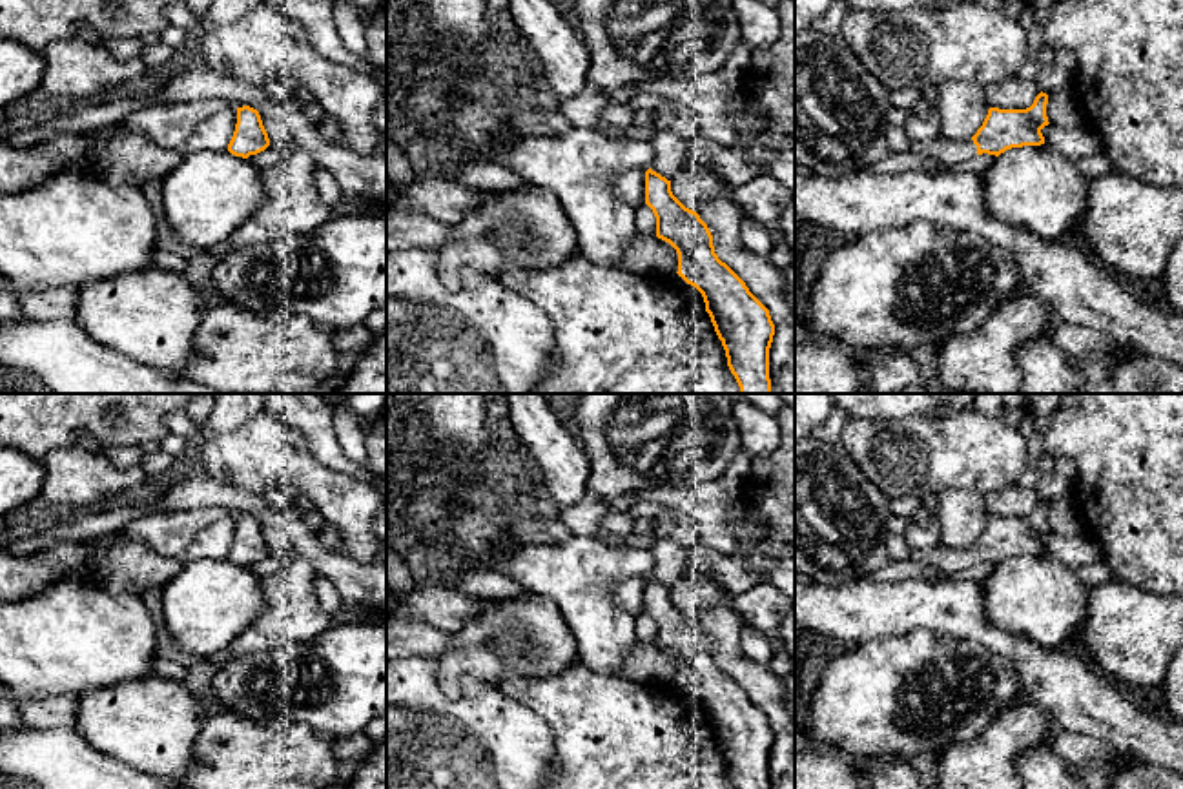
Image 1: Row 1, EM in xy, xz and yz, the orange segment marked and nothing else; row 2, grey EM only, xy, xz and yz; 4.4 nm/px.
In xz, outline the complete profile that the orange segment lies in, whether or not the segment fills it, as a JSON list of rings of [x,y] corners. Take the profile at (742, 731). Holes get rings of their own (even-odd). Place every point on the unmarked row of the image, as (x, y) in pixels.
[[[645,579],[645,612],[656,625],[656,645],[678,661],[678,683],[694,694],[705,711],[715,740],[736,789],[771,789],[769,756],[775,733],[769,718],[746,691],[718,667],[713,643],[700,623],[671,599],[671,589]]]

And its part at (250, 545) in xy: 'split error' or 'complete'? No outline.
complete

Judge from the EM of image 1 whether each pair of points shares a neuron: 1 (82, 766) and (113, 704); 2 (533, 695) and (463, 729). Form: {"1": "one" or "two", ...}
{"1": "two", "2": "two"}

